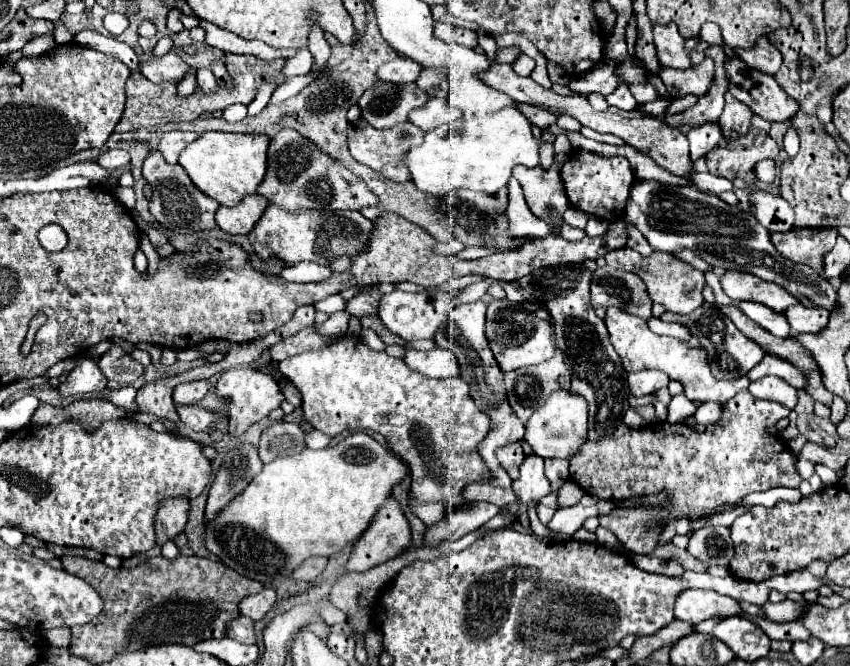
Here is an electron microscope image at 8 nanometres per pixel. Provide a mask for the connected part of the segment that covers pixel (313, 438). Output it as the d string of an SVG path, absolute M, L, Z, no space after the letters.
M309 430L307 434L305 434L305 442L307 442L307 446L309 448L325 448L327 444L329 444L329 436L325 436L323 432L319 432L319 430Z

